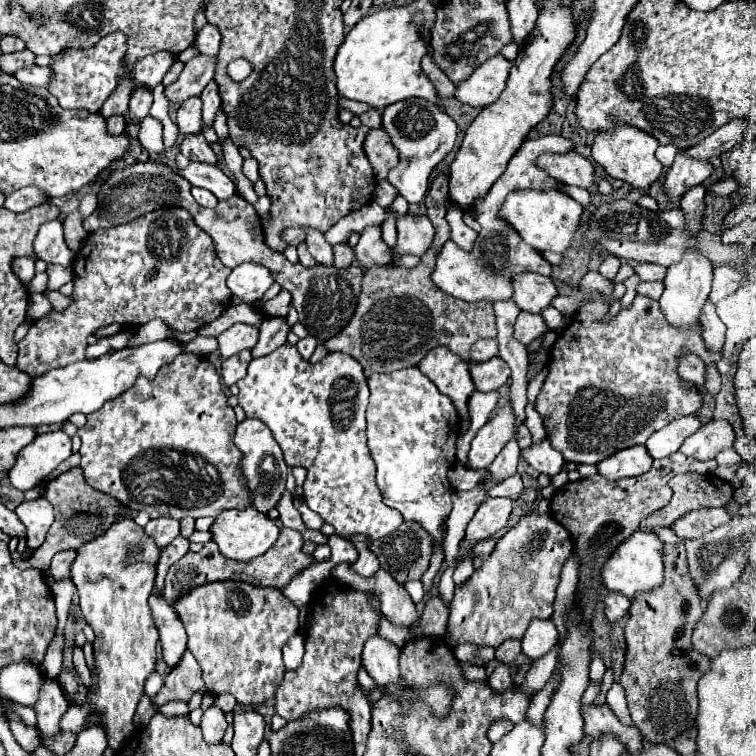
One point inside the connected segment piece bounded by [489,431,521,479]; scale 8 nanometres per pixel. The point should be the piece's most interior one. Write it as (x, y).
(505, 465)

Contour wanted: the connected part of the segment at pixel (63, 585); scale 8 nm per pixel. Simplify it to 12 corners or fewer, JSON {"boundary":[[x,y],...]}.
{"boundary":[[61,581],[51,587],[59,623],[67,623],[75,585]]}

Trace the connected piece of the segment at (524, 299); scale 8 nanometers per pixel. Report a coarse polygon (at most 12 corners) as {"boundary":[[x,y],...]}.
{"boundary":[[539,273],[515,275],[513,301],[541,313],[559,295]]}

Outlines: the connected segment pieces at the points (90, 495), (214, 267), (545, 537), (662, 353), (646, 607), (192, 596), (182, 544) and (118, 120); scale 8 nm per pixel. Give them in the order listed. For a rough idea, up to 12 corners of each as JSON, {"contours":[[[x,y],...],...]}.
{"contours":[[[79,467],[45,487],[55,521],[21,569],[103,535],[131,513],[89,487]],[[183,207],[93,231],[65,311],[17,369],[81,361],[111,323],[189,333],[227,309],[231,269]],[[519,519],[455,587],[449,641],[499,647],[553,615],[571,535]],[[597,271],[535,409],[597,465],[701,407],[679,349],[717,361],[651,297],[607,319]],[[683,547],[631,601],[621,675],[635,727],[673,745],[695,727],[703,617]],[[215,581],[175,603],[209,693],[259,705],[299,609]],[[189,539],[173,541],[161,551],[157,581],[163,585],[167,569],[189,551]],[[125,117],[107,119],[107,131],[119,135],[125,131]]]}

